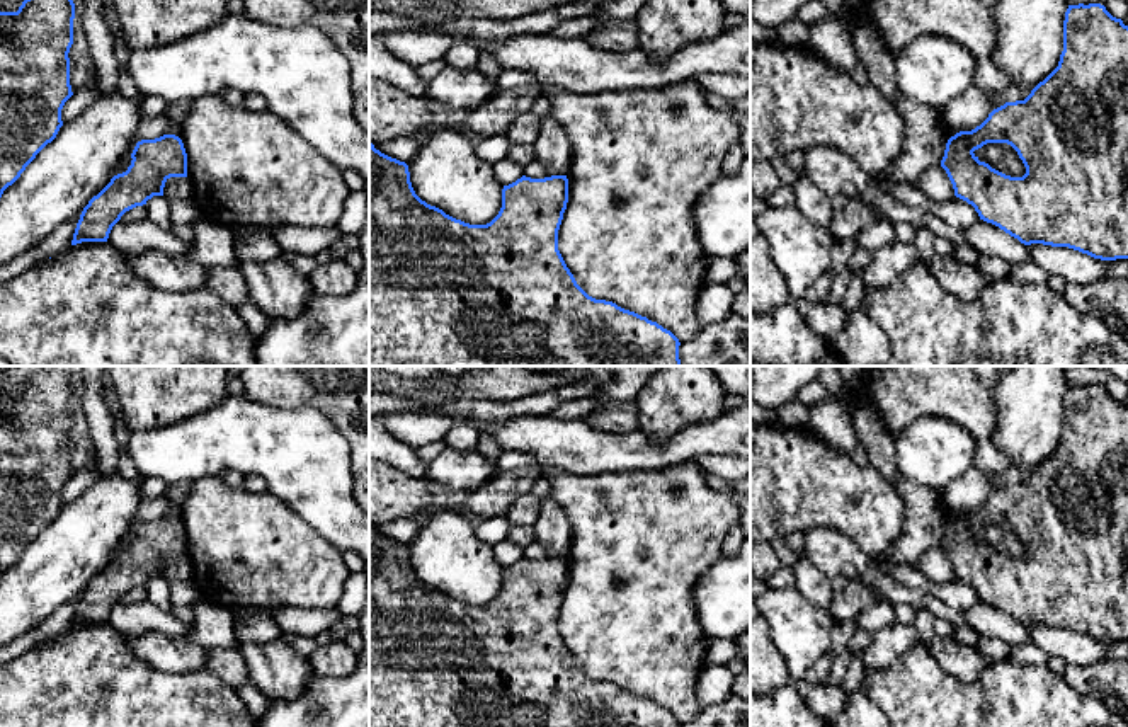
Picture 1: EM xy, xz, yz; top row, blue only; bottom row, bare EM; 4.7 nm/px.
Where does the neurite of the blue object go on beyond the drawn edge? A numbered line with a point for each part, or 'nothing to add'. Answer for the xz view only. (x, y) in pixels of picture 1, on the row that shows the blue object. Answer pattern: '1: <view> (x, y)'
nothing to add

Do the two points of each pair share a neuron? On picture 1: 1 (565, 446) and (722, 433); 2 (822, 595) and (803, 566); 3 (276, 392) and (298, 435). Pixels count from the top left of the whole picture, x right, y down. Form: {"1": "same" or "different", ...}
{"1": "same", "2": "same", "3": "different"}

